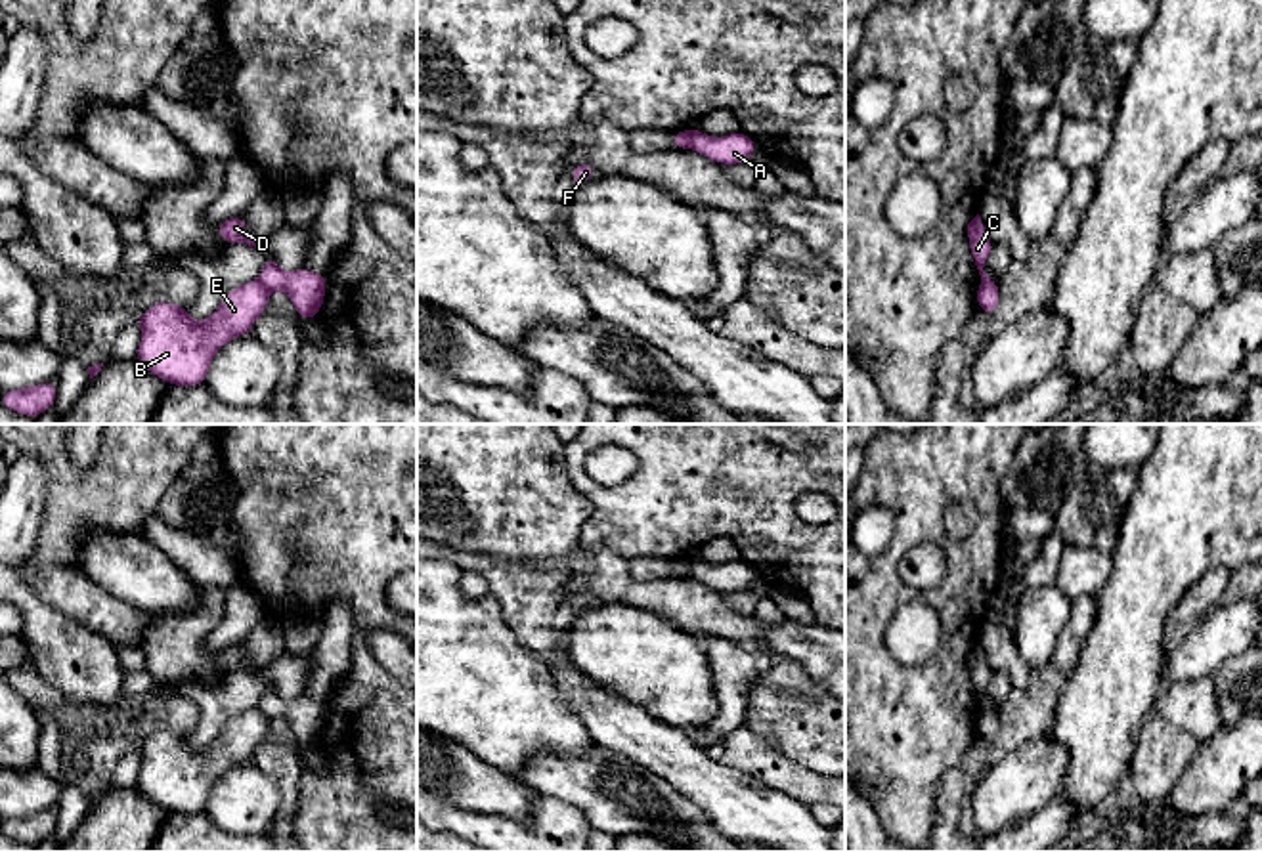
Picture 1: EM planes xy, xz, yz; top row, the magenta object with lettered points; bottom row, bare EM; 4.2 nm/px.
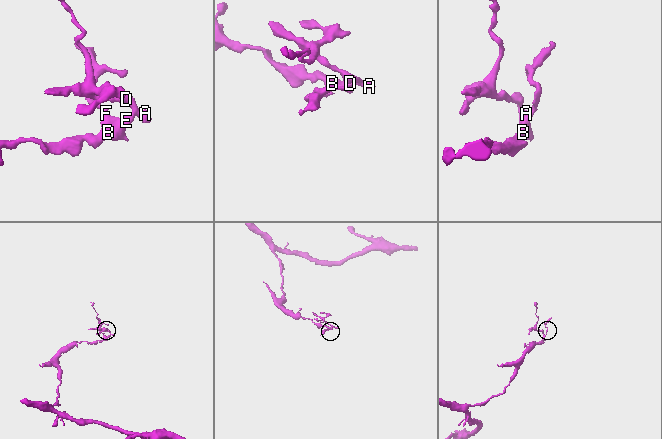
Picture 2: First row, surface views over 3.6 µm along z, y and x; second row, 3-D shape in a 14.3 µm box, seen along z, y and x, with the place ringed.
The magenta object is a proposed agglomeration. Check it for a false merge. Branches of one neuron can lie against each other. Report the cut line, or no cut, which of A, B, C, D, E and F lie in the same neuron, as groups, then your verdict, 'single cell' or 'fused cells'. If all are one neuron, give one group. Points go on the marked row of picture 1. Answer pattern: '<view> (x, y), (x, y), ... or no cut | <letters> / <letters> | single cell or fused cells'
xz (689, 130), (691, 146) | A C D / B E F | fused cells

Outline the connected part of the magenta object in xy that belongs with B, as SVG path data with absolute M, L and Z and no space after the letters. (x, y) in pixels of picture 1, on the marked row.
M260 279L249 281L229 290L203 323L187 315L187 306L155 302L136 321L141 342L134 359L170 386L203 386L214 353L252 330L268 298Z

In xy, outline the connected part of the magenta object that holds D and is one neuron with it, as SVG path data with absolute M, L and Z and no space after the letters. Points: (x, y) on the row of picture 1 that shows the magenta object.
M243 214L239 216L229 216L224 222L218 224L218 233L224 243L235 245L235 243L247 243L249 246L254 246L258 250L264 250L264 241L252 239L247 233L247 225L243 222Z

